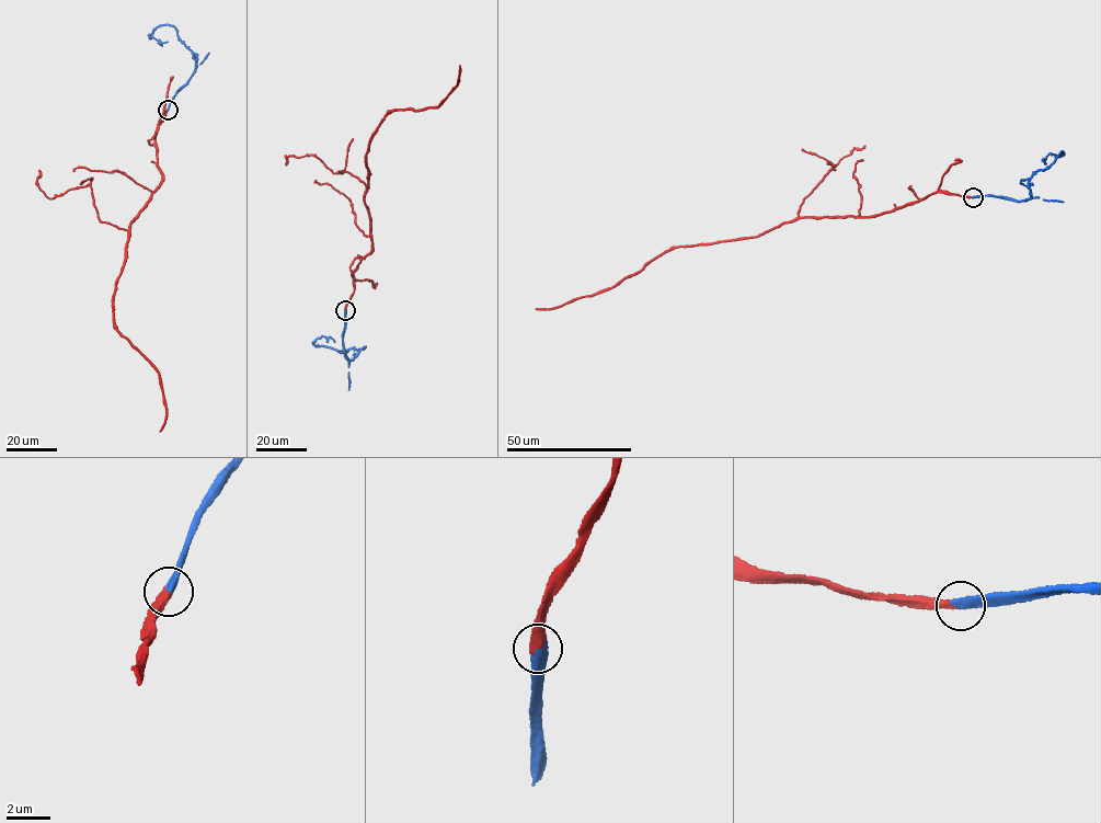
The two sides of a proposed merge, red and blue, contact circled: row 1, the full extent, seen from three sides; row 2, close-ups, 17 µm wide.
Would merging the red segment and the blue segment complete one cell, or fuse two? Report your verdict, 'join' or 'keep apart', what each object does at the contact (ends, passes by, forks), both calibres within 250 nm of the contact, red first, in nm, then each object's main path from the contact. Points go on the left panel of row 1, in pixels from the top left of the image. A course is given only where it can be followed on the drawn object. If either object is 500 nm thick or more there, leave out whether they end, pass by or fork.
join; red ends; blue ends; calibres 400 and 400 nm; course red (167, 110), (155, 138), (161, 181), (128, 226), (112, 301), (118, 331), (157, 369), (165, 412), (160, 431); course blue (167, 110), (195, 69), (196, 57), (179, 38), (173, 26), (162, 24), (150, 34), (149, 37), (168, 42)

